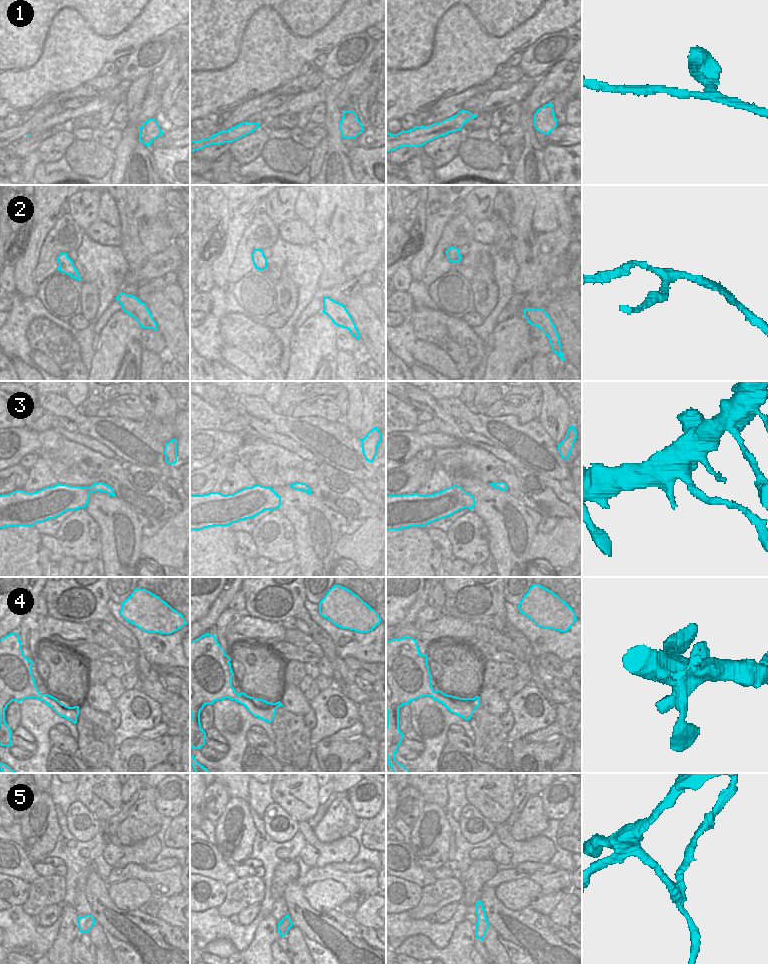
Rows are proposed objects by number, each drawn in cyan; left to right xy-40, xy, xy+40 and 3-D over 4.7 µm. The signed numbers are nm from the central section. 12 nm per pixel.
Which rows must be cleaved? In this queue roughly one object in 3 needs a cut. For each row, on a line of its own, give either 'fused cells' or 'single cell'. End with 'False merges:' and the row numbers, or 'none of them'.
1: single cell
2: single cell
3: fused cells
4: single cell
5: fused cells
False merges: 3, 5

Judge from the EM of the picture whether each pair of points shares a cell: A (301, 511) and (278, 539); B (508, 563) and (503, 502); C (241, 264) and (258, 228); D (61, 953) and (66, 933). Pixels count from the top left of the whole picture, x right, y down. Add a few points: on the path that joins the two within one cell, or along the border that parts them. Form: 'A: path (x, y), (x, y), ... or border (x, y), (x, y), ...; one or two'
A: border (278, 508), (293, 527), (295, 546); two
B: path (508, 548), (507, 529), (504, 526), (503, 517); one
C: path (244, 255), (246, 245), (254, 237); one
D: path (61, 948), (65, 938); one

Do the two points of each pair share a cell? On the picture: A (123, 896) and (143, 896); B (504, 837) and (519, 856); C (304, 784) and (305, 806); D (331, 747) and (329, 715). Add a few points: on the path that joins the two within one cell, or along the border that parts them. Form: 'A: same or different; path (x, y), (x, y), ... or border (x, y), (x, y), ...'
A: same; path (128, 896), (138, 896)
B: same; path (509, 841), (519, 851)
C: same; path (304, 789), (304, 801)
D: different; border (328, 736), (320, 739), (313, 746)

